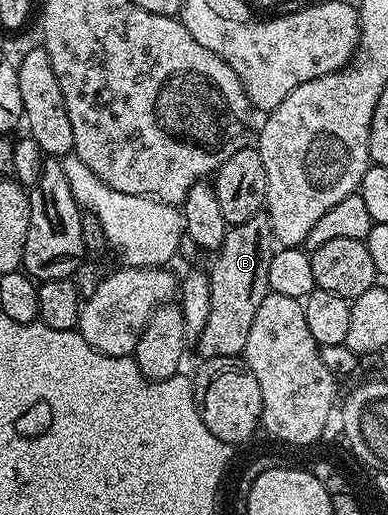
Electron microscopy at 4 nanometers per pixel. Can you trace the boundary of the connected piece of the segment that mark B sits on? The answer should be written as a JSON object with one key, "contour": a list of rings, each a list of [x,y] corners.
{"contour":[[[266,211],[257,213],[249,222],[228,227],[225,242],[214,253],[215,260],[209,267],[211,277],[211,298],[209,301],[209,319],[205,330],[201,330],[197,347],[200,357],[212,360],[222,356],[242,357],[245,342],[249,342],[249,329],[253,326],[253,317],[257,315],[257,306],[267,297],[269,262],[273,251],[271,223]]]}

